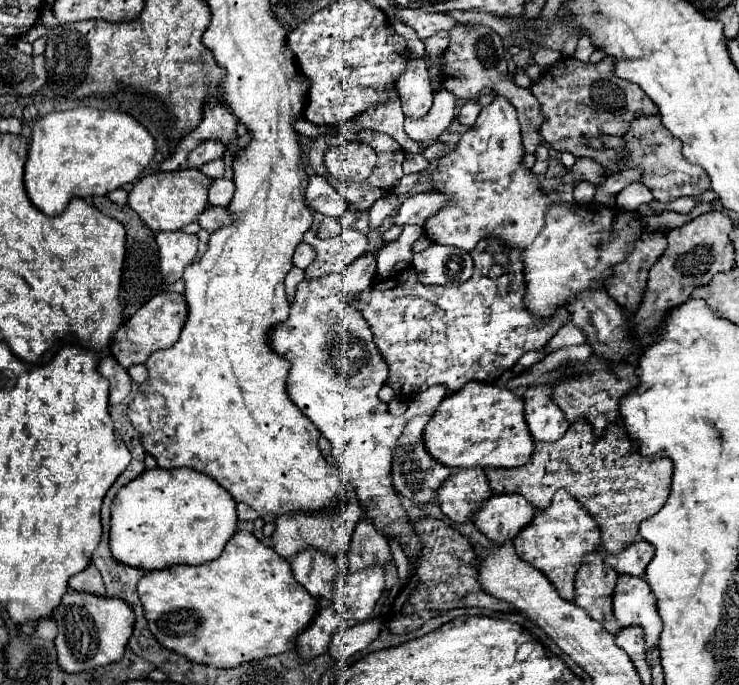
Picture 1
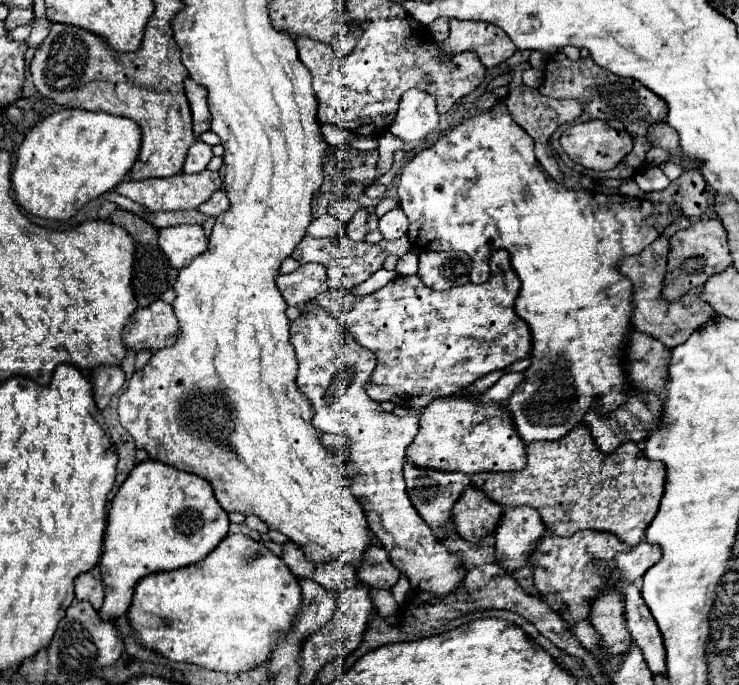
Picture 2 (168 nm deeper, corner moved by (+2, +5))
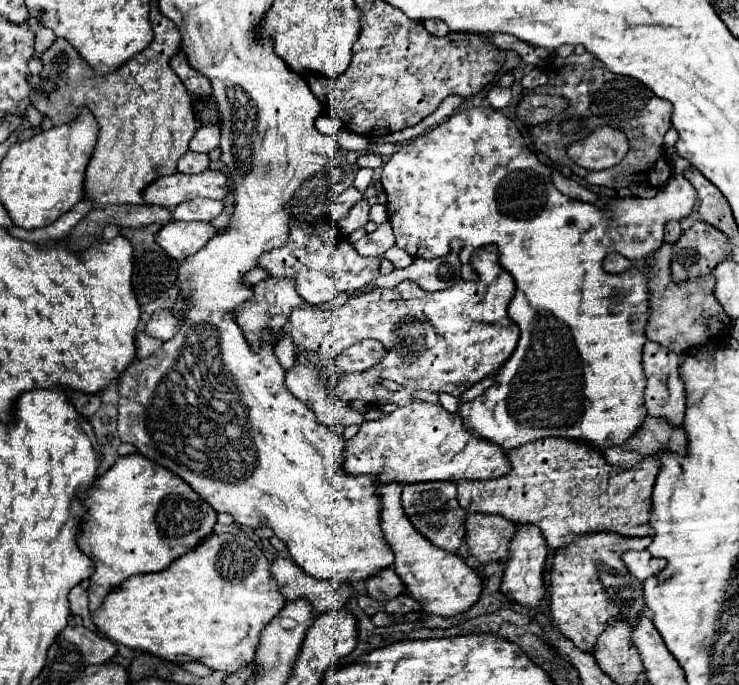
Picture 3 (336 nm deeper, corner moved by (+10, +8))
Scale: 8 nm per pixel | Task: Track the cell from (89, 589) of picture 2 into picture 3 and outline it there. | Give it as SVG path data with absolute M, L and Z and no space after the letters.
M76 585L76 589L70 591L68 599L70 599L70 609L72 609L70 613L72 615L80 615L88 629L90 627L96 629L94 623L92 623L92 617L90 617L90 609L88 609L88 593L86 593L86 589L82 585Z

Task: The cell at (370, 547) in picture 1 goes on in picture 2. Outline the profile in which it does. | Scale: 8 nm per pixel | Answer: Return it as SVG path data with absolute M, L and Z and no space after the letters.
M370 546L366 558L358 570L358 580L370 588L390 590L400 578L400 572L390 562L388 554L380 546Z

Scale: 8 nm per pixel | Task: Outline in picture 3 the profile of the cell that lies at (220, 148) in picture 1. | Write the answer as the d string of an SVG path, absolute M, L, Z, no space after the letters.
M186 151L180 161L178 161L178 171L182 173L200 173L204 169L208 169L208 155L206 153L196 153L196 151Z

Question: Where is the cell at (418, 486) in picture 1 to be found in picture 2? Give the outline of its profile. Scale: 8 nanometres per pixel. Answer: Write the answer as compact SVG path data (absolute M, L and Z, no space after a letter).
M412 464L404 466L404 480L406 480L408 496L414 504L414 508L418 510L422 520L434 530L444 528L446 522L452 520L452 508L454 508L456 500L460 500L464 486L470 484L470 476L464 476L460 472L434 472L434 470L416 468Z

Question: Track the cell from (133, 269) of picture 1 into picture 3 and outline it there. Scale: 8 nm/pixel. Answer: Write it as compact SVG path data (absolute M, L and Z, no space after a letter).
M146 225L140 229L122 227L120 233L132 243L134 255L134 275L132 285L140 305L148 305L160 297L166 289L176 285L176 265L178 261L170 259L156 245L154 235L160 225Z

